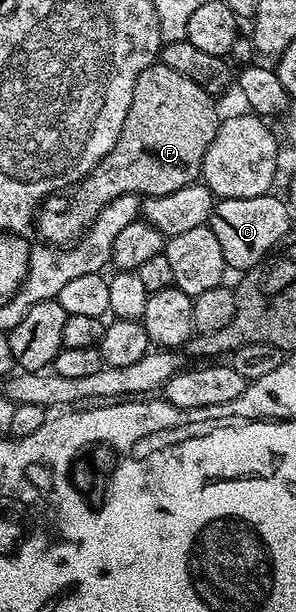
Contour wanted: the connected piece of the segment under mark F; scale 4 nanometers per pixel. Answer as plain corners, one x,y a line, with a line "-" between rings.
163,64
147,66
134,84
130,112
126,112
120,139
114,144
112,151
81,182
71,187
70,193
50,194
40,203
38,230
40,226
40,234
45,238
41,239
52,248
67,247
73,241
72,218
76,222
90,224
98,216
98,212
102,212
102,208
106,208
106,204
110,204
118,196
166,196
197,181
201,177
200,169
204,163
206,148
214,140
222,121
222,114
216,111
216,102
217,99
213,95
198,88
194,80
186,80
186,76
174,72
174,68
166,68

